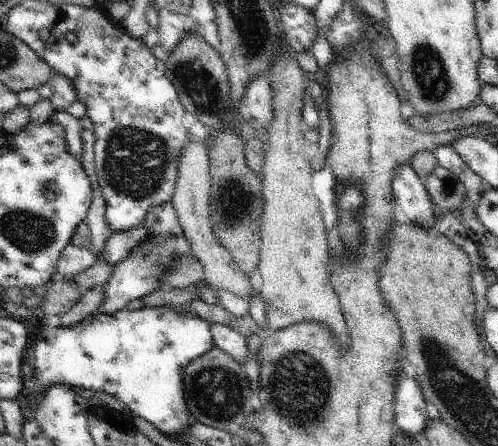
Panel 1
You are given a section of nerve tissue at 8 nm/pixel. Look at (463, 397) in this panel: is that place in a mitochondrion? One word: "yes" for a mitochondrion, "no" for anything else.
yes

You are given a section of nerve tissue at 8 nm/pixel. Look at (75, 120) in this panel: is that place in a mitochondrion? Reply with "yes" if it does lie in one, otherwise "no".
no

